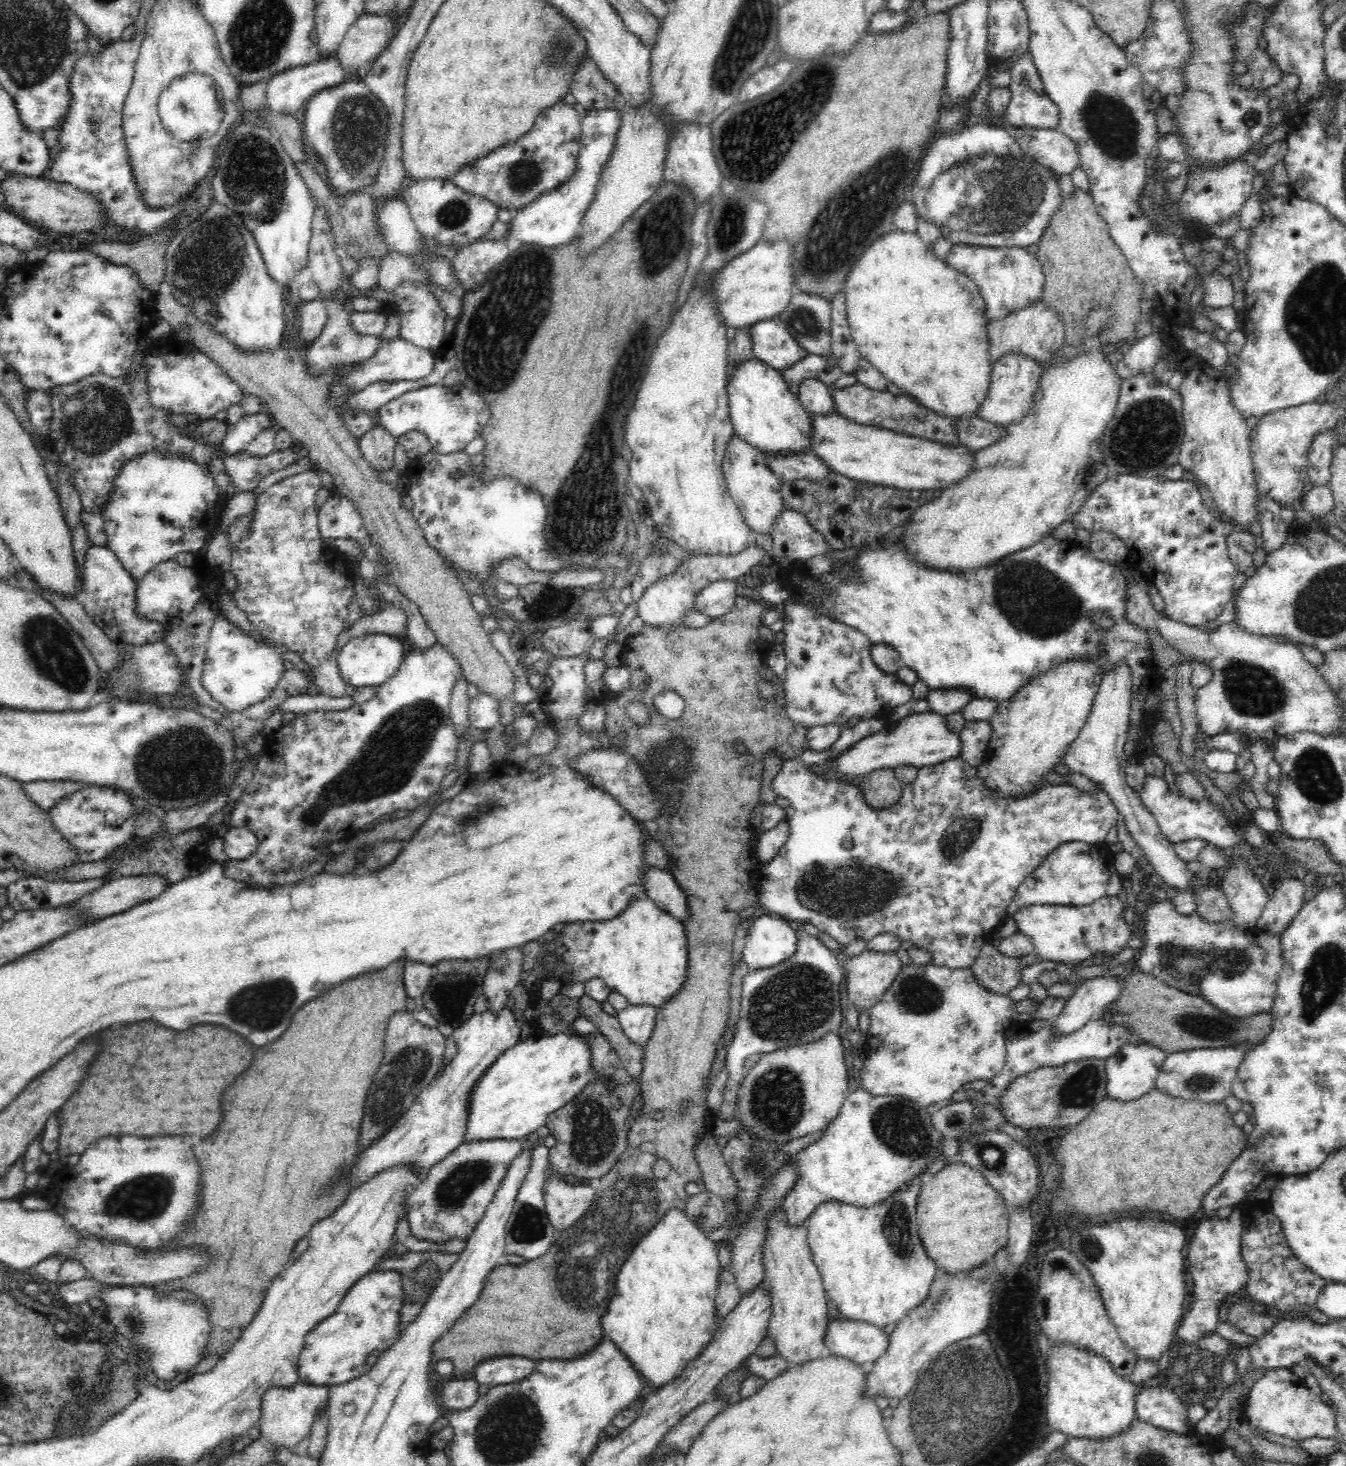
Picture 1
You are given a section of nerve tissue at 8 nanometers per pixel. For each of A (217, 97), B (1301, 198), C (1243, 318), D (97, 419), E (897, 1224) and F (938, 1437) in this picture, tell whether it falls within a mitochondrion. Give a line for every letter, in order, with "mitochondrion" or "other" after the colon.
A: mitochondrion
B: other
C: other
D: mitochondrion
E: mitochondrion
F: mitochondrion

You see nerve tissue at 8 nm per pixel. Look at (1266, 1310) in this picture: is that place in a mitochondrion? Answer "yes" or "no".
no

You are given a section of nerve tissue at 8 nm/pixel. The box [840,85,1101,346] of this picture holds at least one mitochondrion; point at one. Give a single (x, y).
(992, 194)

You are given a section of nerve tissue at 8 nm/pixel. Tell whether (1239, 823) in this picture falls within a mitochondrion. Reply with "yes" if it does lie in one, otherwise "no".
no

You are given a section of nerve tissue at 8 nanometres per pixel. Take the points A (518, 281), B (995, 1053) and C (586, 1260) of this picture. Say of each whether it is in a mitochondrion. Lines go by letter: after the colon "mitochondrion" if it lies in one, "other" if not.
A: mitochondrion
B: other
C: mitochondrion

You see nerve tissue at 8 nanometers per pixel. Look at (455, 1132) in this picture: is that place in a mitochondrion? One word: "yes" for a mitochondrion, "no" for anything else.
no

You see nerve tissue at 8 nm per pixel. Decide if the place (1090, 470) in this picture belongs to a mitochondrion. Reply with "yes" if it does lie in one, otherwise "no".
yes

